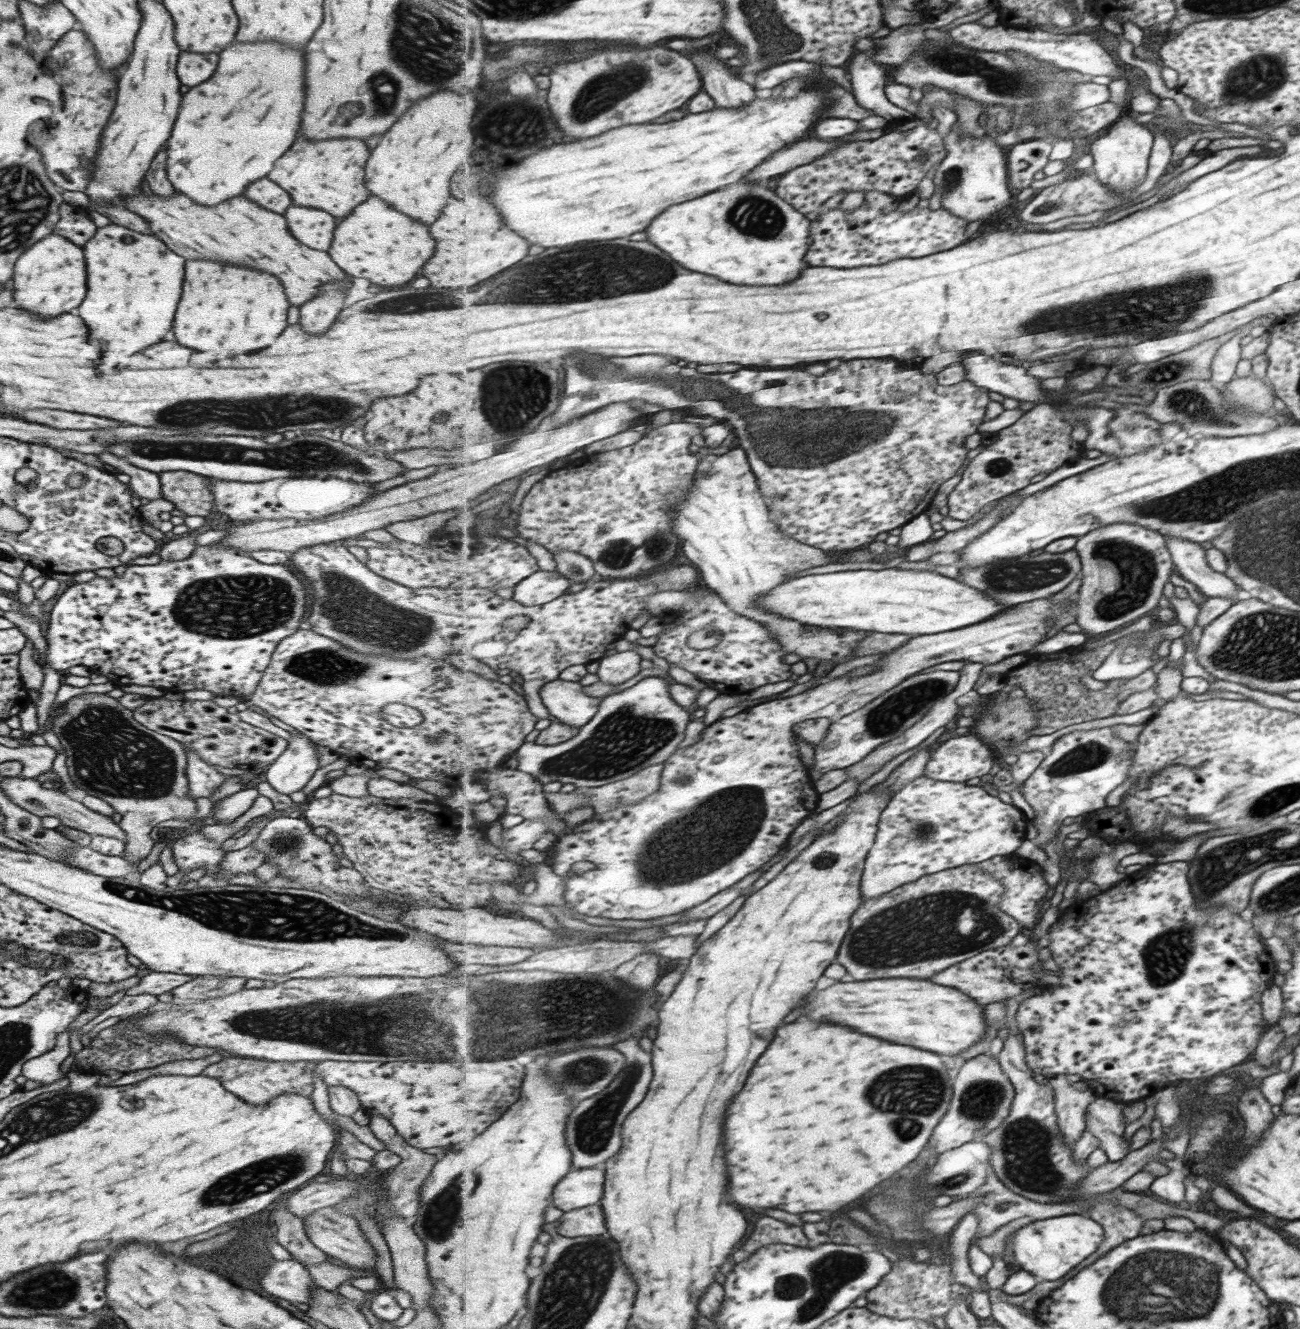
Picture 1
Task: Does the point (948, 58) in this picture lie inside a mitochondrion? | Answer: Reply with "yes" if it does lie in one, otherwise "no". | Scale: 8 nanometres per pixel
yes

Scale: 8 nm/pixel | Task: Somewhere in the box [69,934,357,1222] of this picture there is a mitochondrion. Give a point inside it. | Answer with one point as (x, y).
(265, 1175)

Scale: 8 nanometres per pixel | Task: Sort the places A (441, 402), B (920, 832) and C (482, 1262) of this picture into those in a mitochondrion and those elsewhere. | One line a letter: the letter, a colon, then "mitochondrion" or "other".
A: other
B: mitochondrion
C: other

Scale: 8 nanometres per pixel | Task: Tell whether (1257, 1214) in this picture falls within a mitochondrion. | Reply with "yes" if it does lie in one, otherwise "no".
no

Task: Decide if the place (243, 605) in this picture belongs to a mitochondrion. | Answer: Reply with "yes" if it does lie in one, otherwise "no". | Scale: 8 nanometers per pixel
yes

